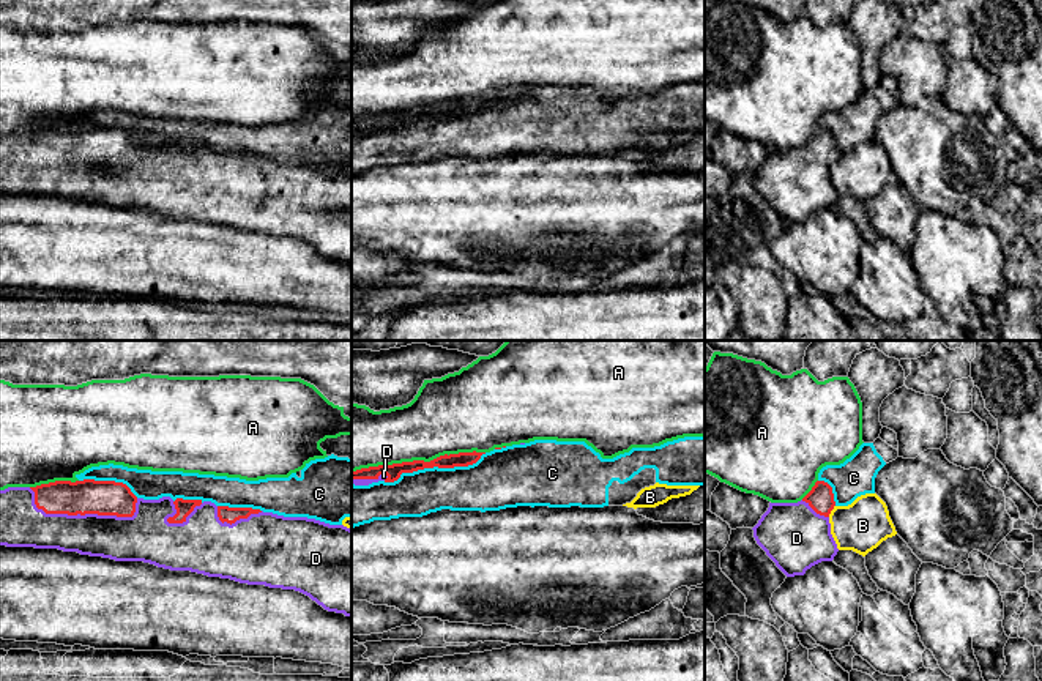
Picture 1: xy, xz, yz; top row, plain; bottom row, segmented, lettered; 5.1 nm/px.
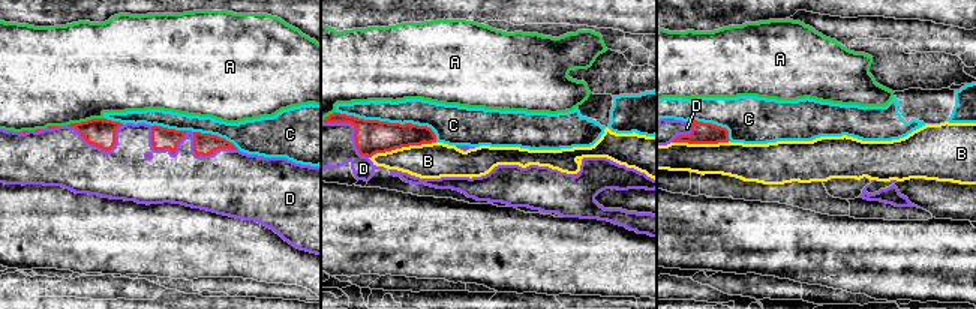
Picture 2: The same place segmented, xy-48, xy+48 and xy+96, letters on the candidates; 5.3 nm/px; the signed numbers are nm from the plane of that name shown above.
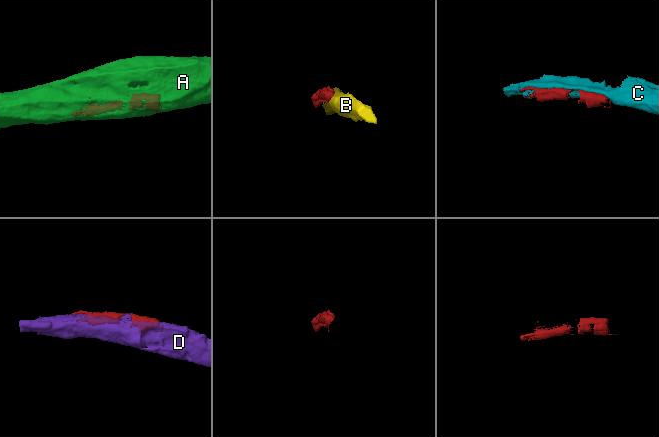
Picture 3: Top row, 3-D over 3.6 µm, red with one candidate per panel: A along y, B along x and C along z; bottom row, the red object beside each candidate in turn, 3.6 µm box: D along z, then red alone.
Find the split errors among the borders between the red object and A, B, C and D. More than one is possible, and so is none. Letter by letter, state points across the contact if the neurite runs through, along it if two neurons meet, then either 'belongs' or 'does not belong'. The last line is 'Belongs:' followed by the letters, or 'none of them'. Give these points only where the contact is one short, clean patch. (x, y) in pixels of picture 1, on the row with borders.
A: does not belong
B: does not belong
C: does not belong
D: belongs
Belongs: D

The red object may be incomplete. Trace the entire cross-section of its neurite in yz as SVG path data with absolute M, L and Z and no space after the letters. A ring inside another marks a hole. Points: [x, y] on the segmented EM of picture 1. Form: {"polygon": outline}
{"polygon": "M817 481L798 503L769 503L752 528L754 538L787 577L804 575L839 552L829 523L834 506L832 487Z"}

